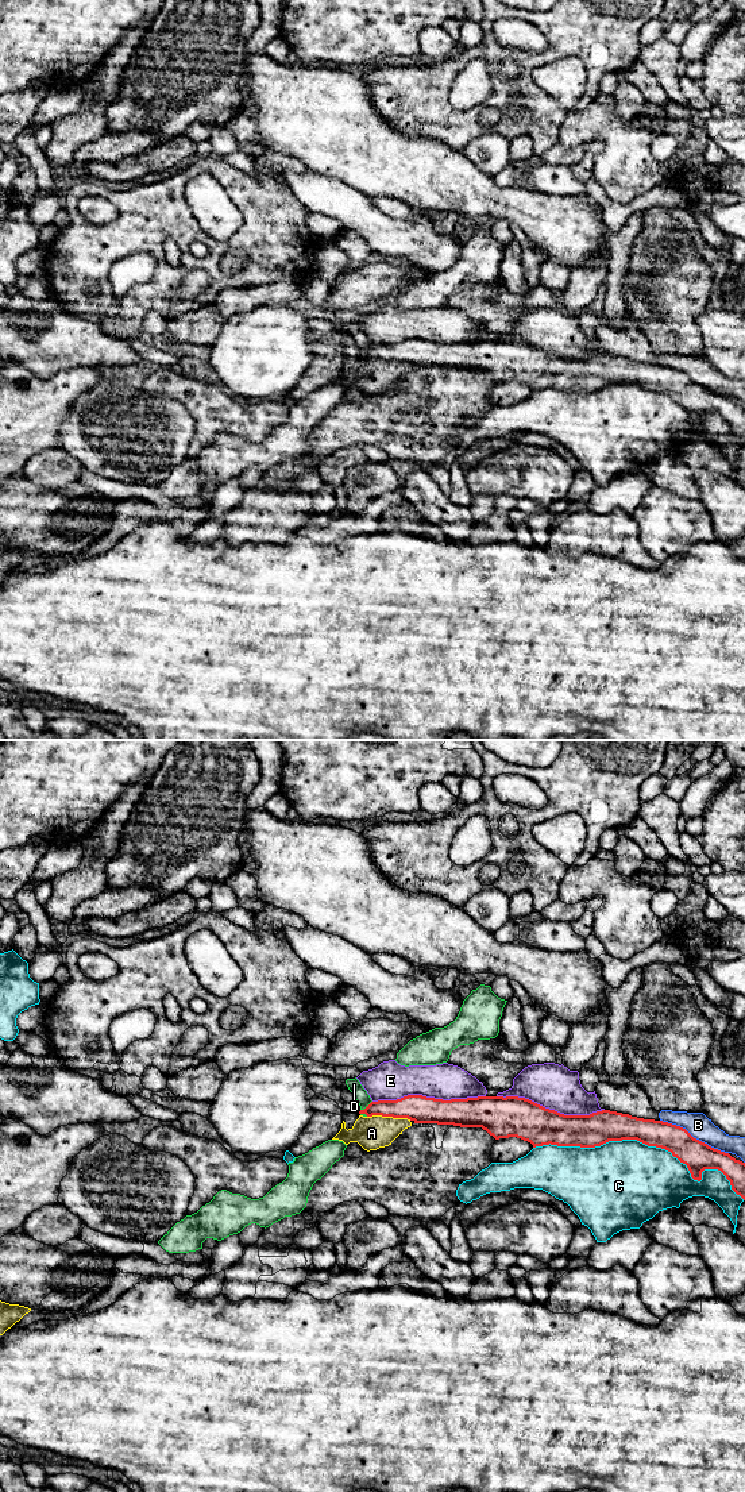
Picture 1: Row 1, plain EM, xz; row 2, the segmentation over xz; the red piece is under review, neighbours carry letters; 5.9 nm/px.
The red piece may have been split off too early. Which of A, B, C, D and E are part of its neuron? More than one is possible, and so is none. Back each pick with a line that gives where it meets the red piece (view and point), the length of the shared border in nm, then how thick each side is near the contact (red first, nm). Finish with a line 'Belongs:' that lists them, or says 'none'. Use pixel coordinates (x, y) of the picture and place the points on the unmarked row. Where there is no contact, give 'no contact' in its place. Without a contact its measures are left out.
A: contact xz (389, 359); length 260 nm; calibres 160 and 200 nm
Belongs: A

